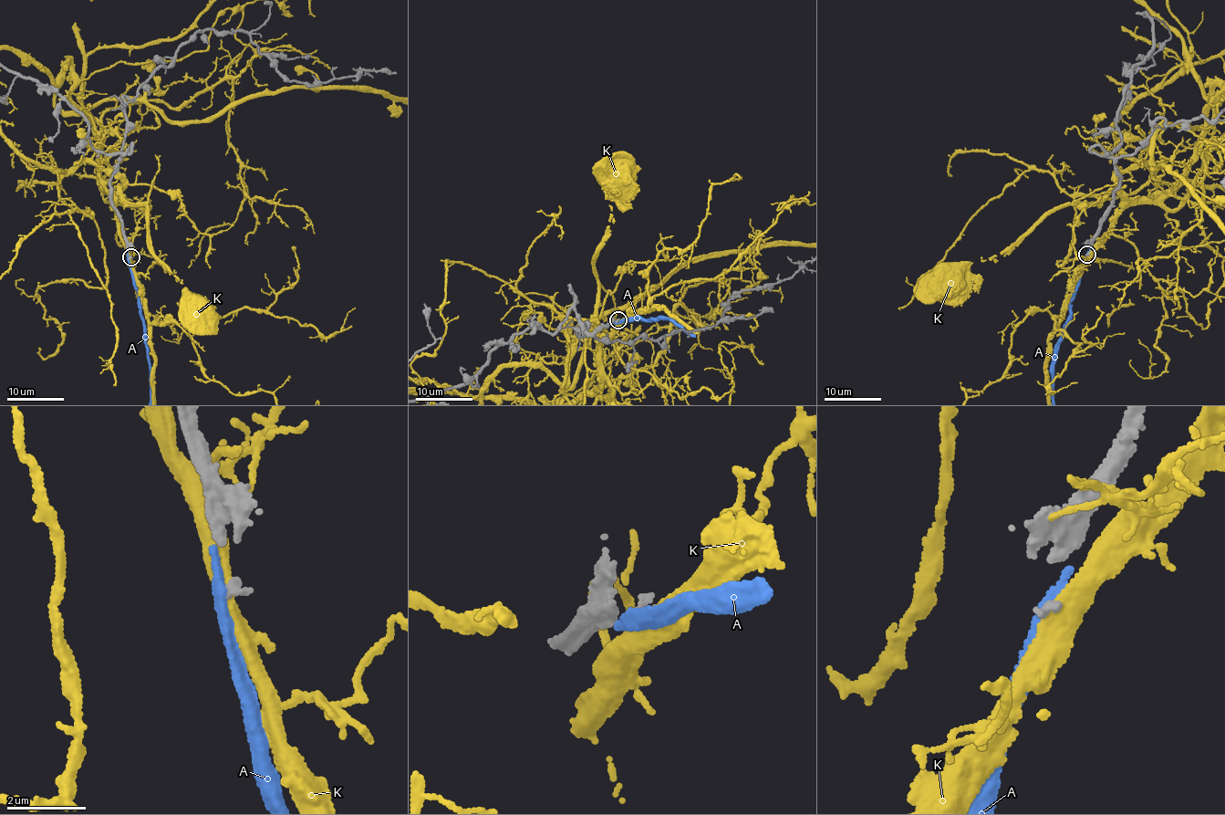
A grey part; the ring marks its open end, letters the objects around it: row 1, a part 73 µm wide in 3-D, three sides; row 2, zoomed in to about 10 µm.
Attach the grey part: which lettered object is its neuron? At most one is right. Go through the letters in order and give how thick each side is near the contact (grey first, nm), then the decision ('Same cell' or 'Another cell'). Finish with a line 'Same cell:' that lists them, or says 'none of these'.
A: Thickness 190 nm (grey) against 440 nm. Another cell
K: Thickness 190 nm (grey) against 460 nm. Another cell
Same cell: none of these

